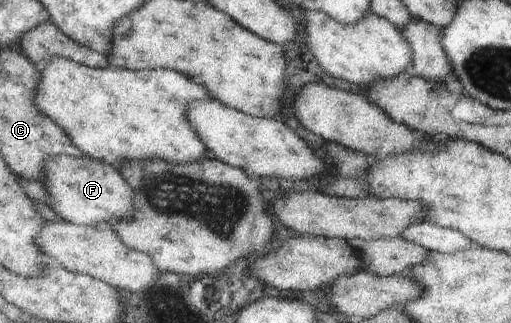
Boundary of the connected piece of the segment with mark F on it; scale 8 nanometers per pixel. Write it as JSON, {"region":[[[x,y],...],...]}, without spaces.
{"region":[[[54,156],[46,162],[46,185],[50,209],[59,219],[79,225],[130,218],[137,212],[134,190],[119,169],[104,161],[85,156]]]}

